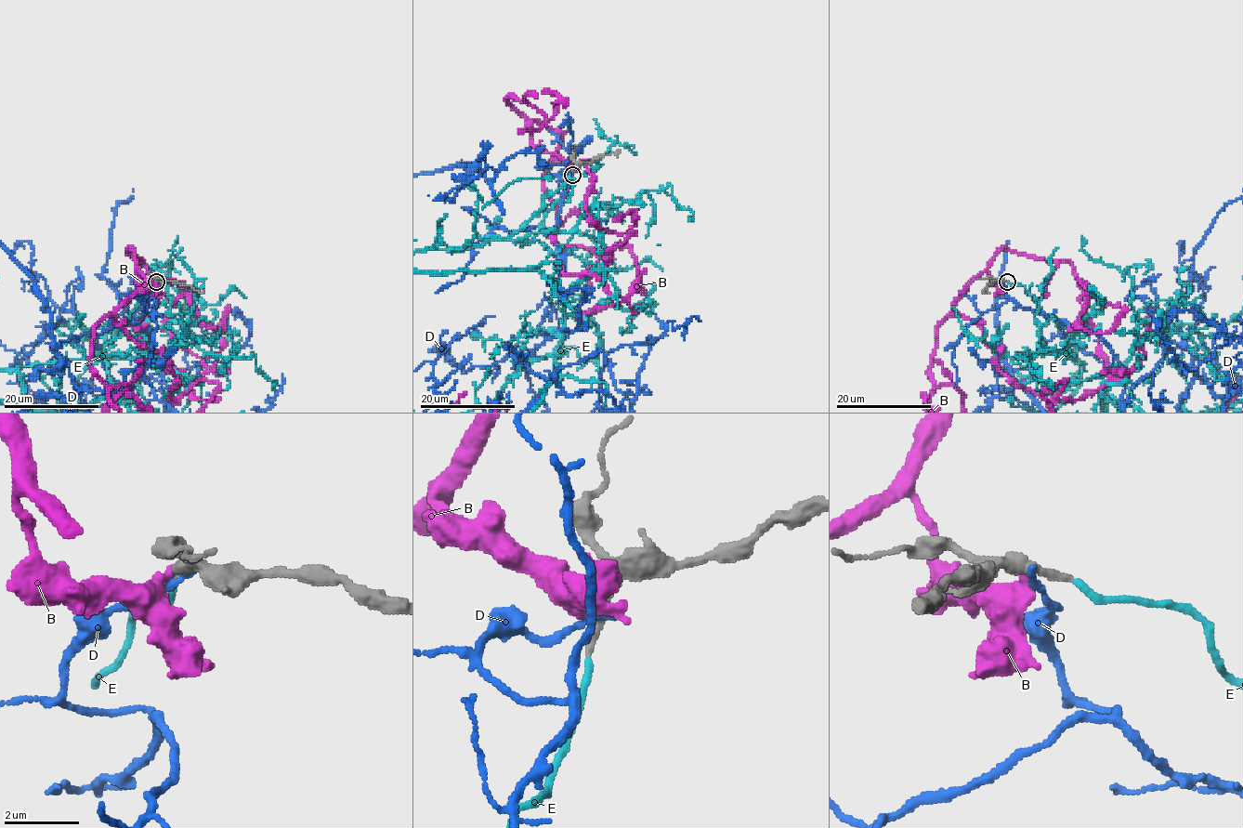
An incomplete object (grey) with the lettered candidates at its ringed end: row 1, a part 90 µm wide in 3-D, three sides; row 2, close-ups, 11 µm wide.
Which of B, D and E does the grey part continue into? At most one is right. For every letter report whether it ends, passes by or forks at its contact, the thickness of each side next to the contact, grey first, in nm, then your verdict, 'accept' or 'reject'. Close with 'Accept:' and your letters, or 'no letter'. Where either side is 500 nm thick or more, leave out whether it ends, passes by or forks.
B: it ends | 440/320 nm | reject
D: it ends | 460/200 nm | reject
E: it ends | 200/180 nm | accept
Accept: E

